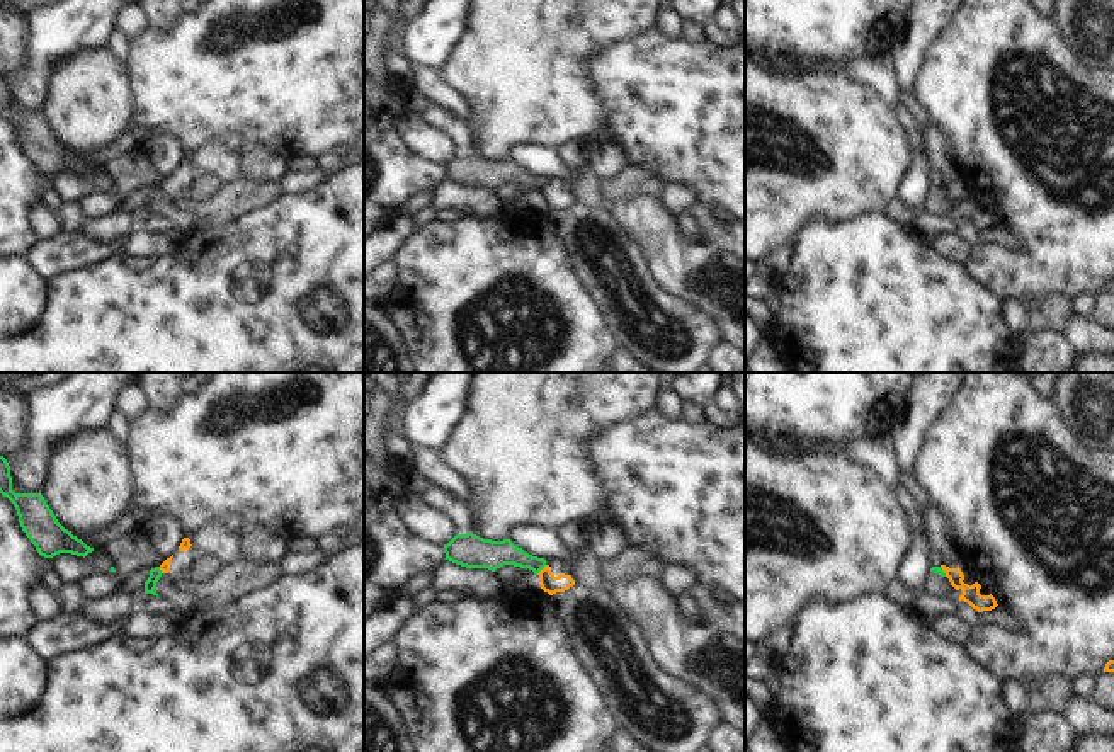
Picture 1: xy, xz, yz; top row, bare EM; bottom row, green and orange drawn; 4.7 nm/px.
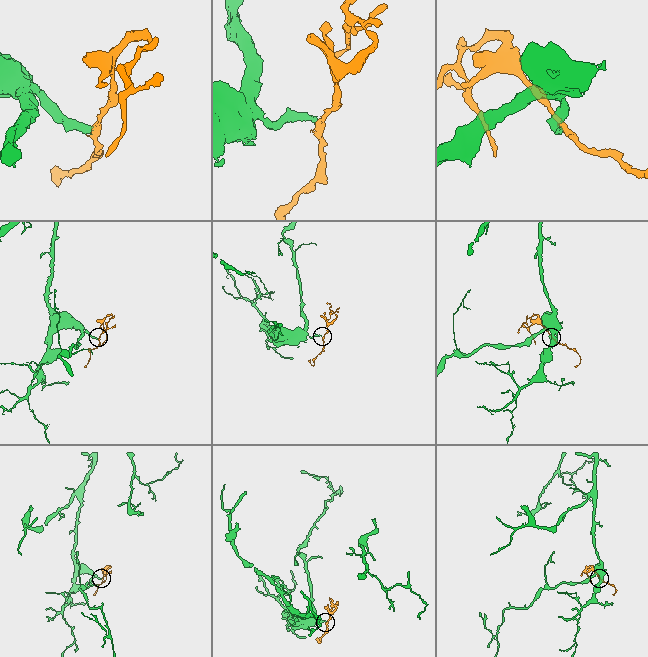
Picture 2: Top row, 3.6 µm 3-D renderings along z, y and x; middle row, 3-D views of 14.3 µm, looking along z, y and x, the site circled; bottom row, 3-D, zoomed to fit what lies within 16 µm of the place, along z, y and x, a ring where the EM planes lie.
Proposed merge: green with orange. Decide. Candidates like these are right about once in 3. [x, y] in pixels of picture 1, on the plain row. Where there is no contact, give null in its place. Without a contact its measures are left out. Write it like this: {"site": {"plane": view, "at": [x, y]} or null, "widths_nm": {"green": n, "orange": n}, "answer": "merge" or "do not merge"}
{"site": {"plane": "xz", "at": [541, 188]}, "widths_nm": {"green": 140, "orange": 90}, "answer": "do not merge"}

